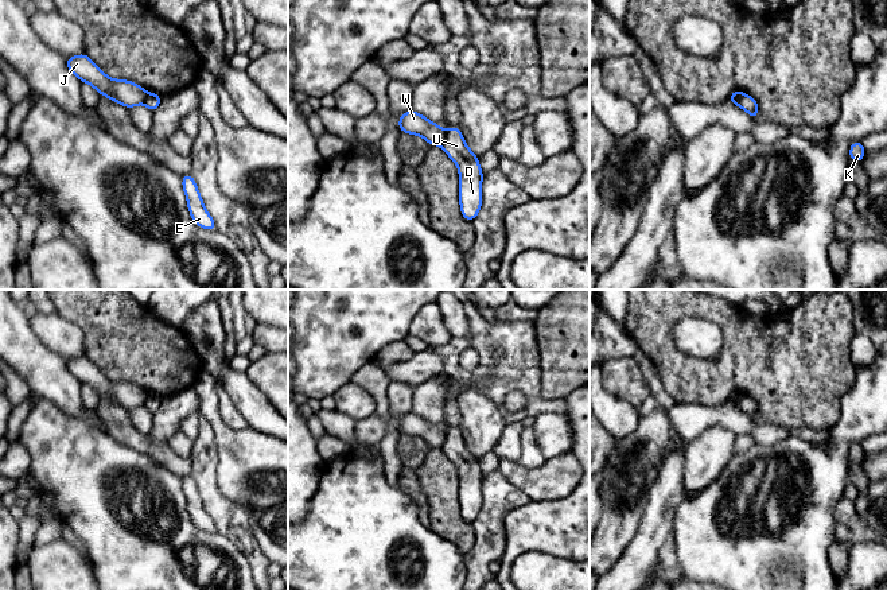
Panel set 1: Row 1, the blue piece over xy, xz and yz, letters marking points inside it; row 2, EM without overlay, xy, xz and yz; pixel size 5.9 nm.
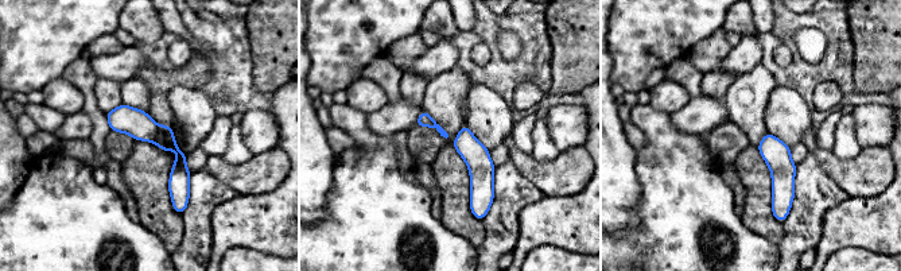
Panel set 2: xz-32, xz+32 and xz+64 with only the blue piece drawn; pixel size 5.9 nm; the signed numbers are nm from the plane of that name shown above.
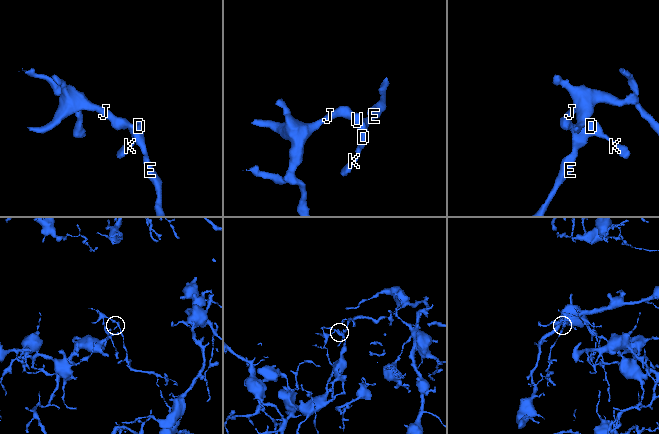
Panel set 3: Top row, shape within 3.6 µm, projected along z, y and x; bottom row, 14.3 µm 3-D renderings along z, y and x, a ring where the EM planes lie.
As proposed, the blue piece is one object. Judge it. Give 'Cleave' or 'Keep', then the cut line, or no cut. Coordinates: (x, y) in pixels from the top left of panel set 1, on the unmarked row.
Cleave. Split along xz (446, 433), (446, 441), (440, 447)

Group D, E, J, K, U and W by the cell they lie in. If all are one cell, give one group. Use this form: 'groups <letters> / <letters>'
groups D E K U / J W

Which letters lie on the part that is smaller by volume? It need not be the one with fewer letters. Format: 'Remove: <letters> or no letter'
Remove: D, E, K, U

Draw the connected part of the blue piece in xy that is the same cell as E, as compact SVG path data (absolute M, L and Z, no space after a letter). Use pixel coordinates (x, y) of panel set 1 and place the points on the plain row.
M191 476L182 478L182 488L187 498L187 509L192 523L202 531L217 532L214 521L203 508L198 488Z

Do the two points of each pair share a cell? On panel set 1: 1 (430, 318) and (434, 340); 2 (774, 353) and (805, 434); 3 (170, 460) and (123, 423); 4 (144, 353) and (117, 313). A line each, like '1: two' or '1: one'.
1: one
2: two
3: one
4: one

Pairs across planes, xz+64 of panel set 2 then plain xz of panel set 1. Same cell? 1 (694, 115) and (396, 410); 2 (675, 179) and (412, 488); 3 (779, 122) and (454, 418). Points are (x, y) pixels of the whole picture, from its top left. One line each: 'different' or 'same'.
1: different
2: different
3: different

